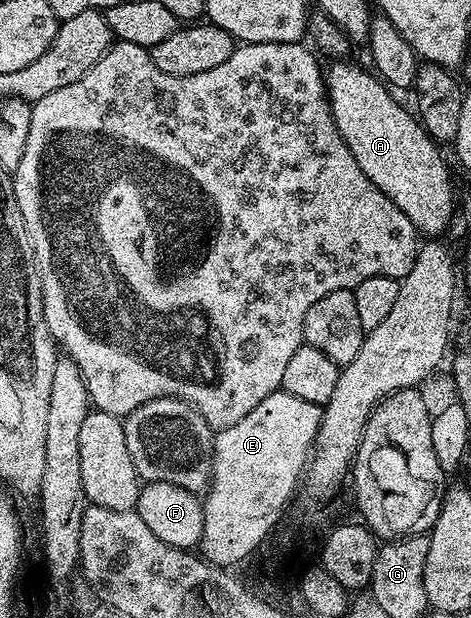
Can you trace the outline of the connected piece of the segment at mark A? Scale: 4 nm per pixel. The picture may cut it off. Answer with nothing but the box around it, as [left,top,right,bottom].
[324,62,454,238]

